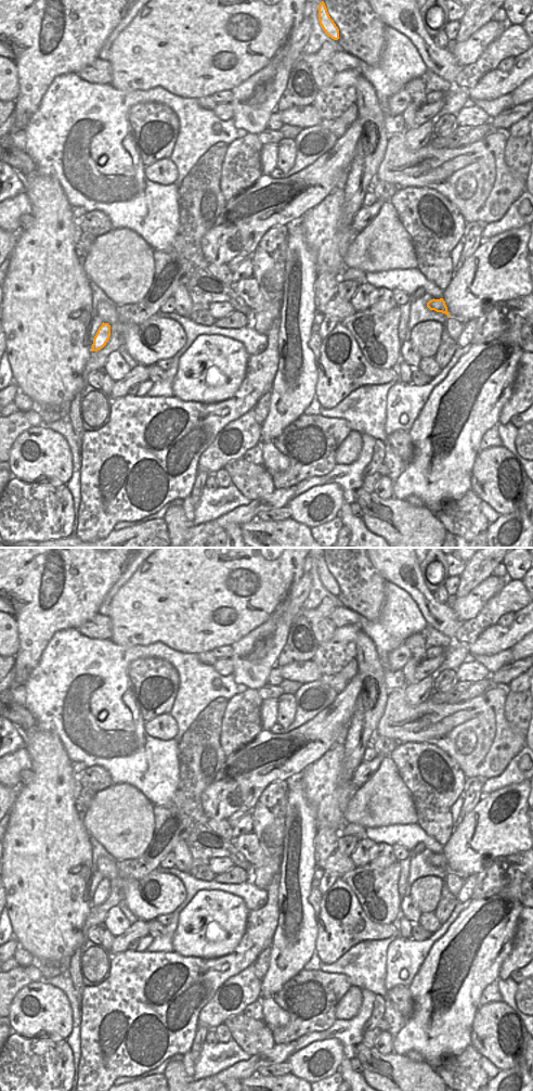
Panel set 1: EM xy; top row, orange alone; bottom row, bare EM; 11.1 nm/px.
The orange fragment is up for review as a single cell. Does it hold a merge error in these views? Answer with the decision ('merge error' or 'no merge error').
no merge error

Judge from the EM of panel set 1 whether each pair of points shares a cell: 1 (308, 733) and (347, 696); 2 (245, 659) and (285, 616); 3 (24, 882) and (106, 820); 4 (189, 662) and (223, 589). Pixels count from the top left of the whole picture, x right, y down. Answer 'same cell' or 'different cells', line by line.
1: same cell
2: same cell
3: different cells
4: different cells

